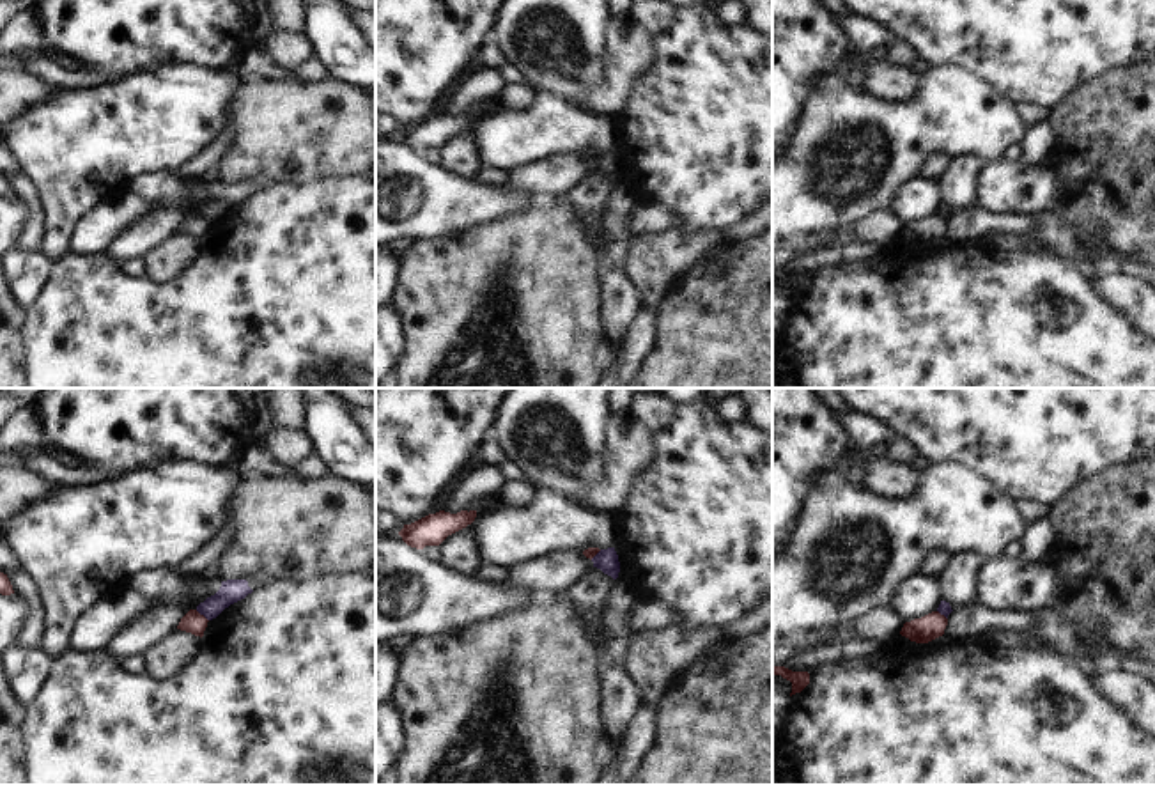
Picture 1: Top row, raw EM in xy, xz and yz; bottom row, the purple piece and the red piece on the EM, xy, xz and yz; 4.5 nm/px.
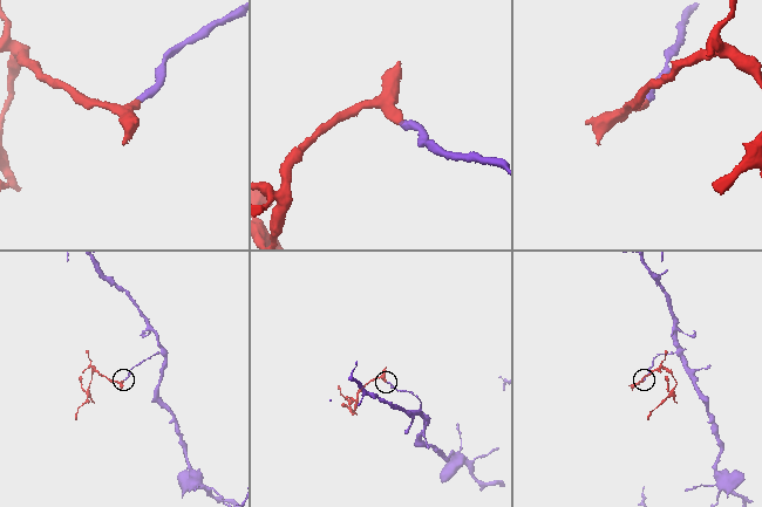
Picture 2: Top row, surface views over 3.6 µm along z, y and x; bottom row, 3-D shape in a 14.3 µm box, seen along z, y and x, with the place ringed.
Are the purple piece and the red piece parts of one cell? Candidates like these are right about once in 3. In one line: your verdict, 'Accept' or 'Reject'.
Reject

